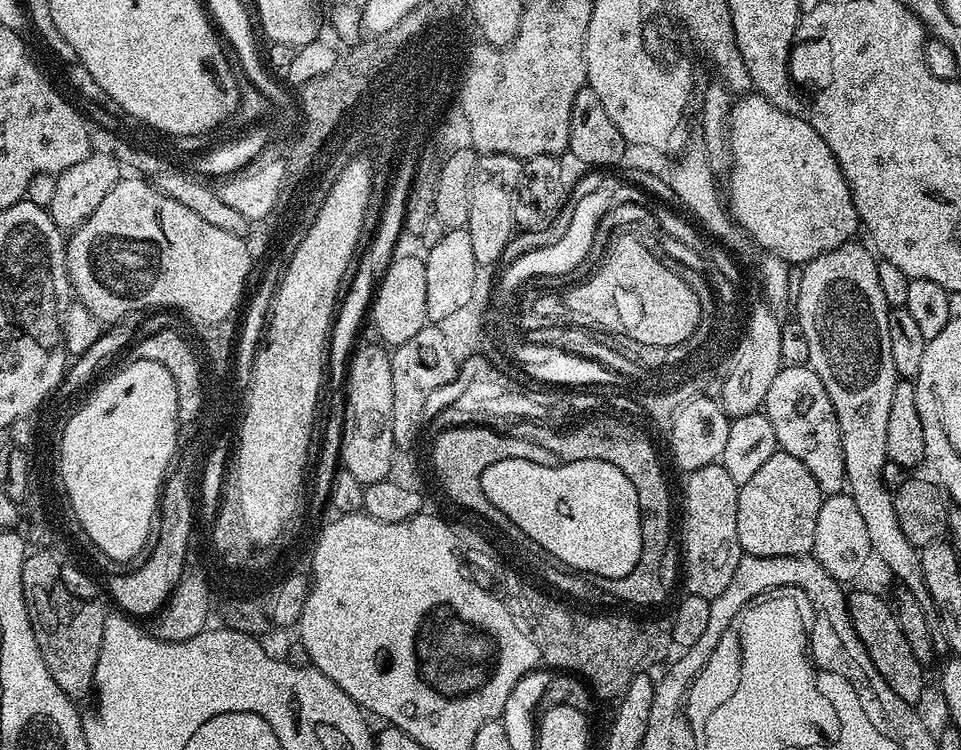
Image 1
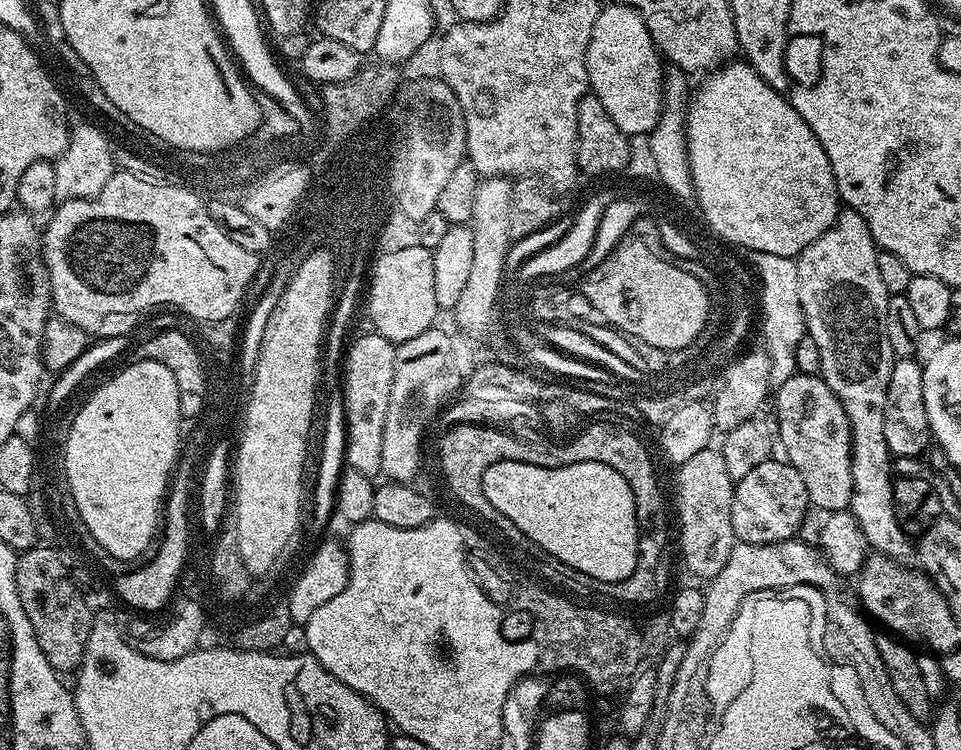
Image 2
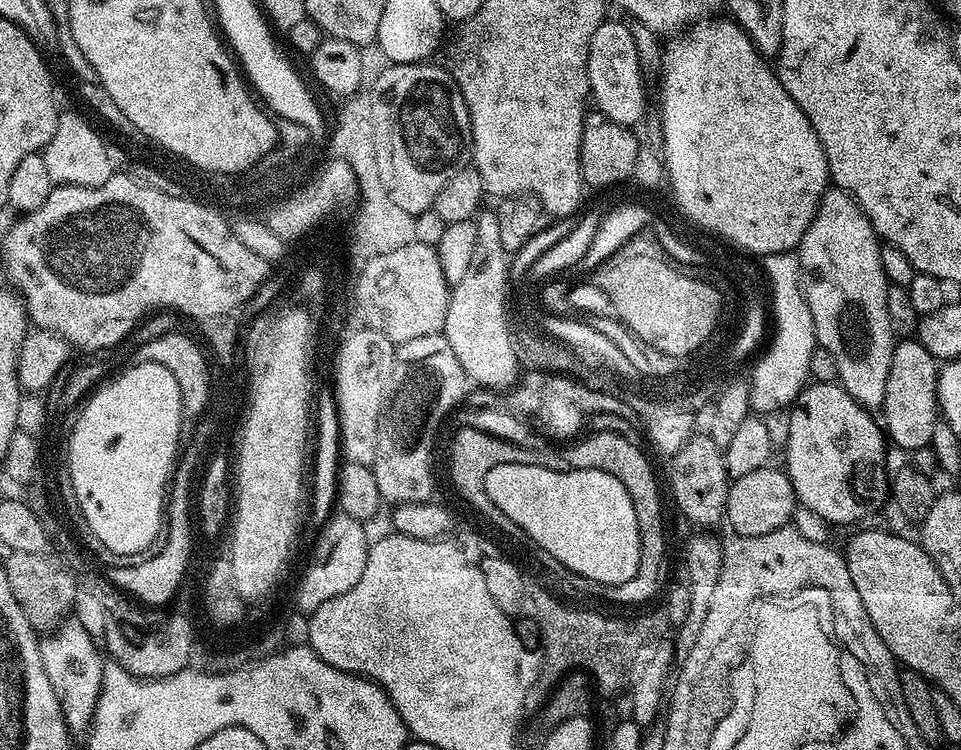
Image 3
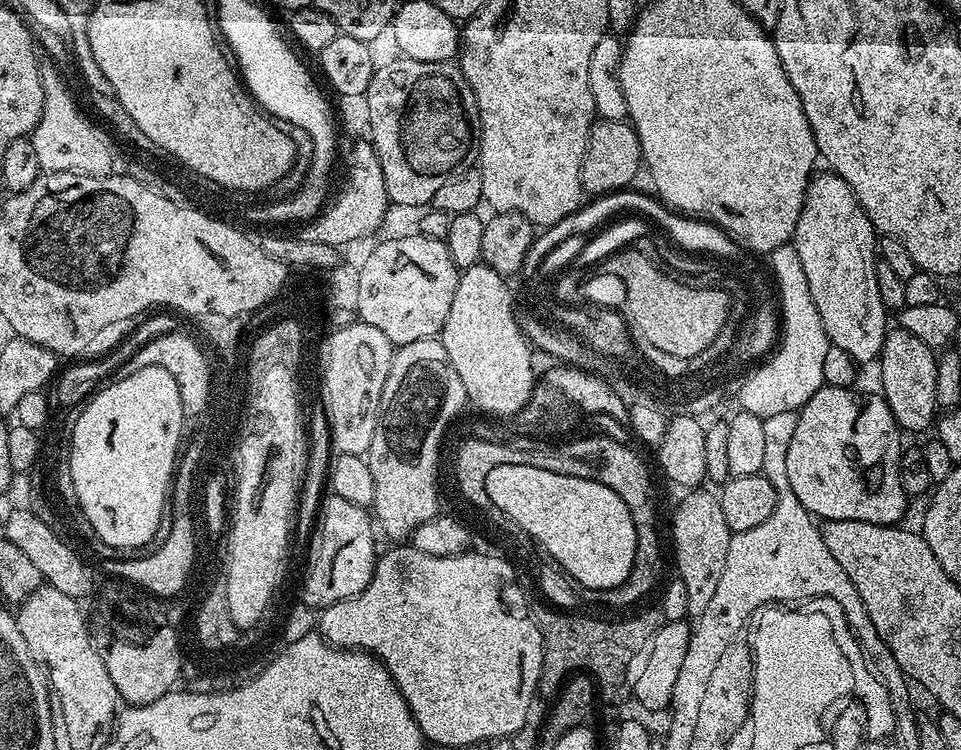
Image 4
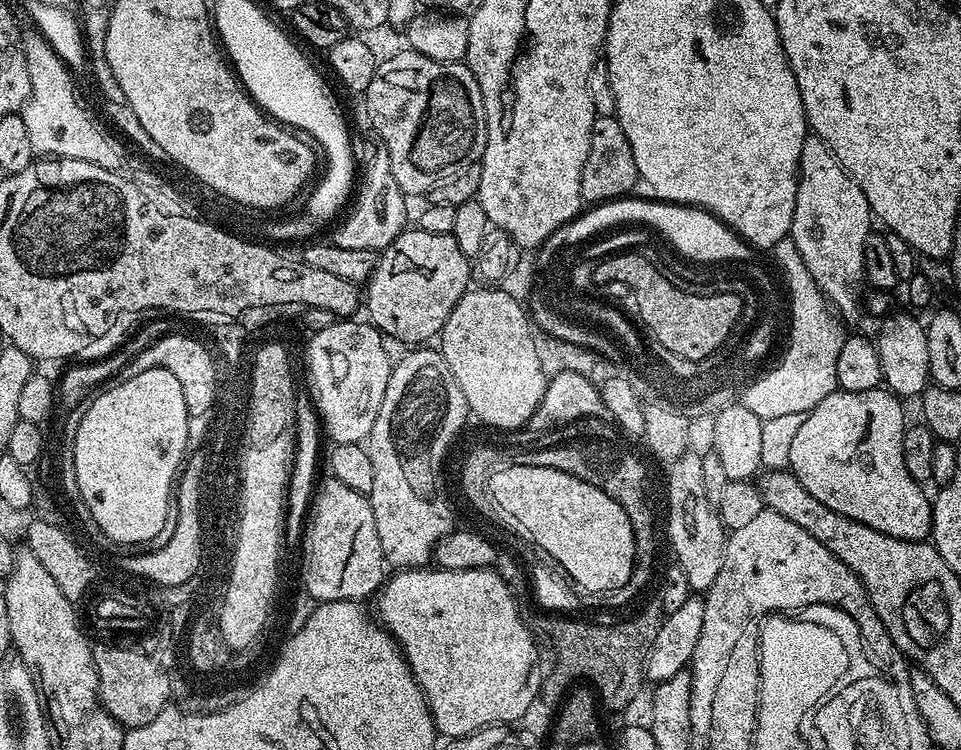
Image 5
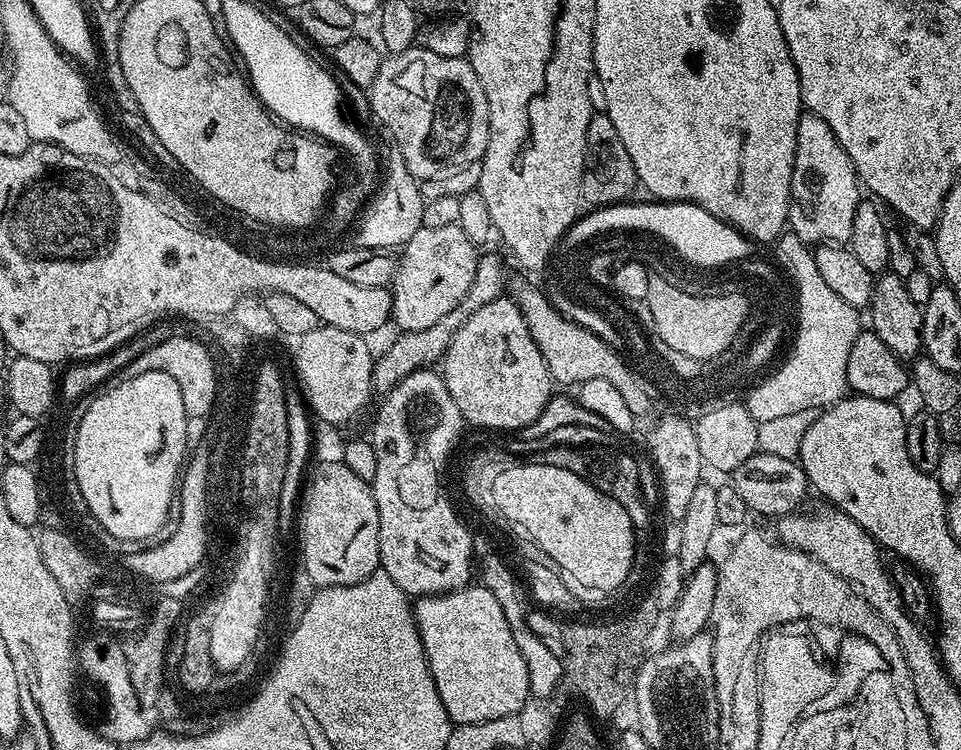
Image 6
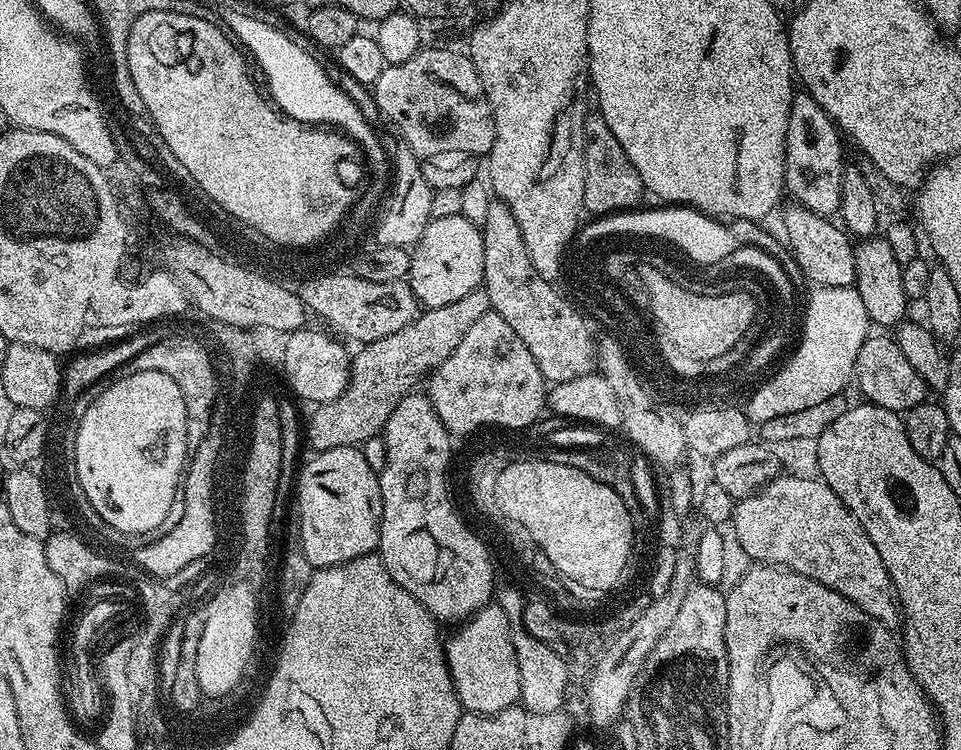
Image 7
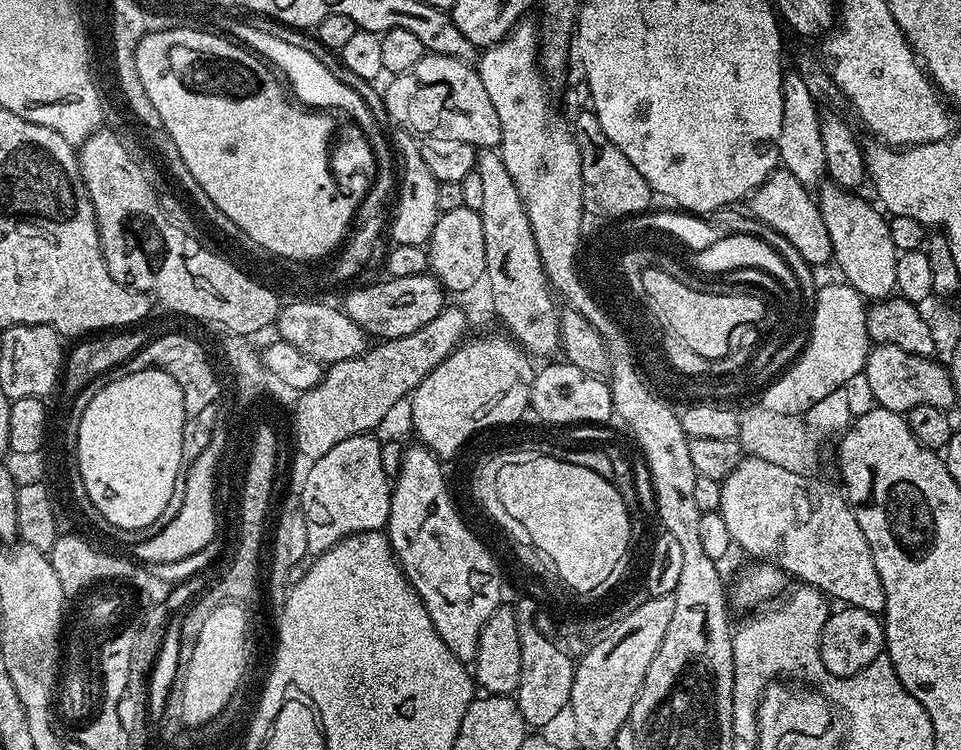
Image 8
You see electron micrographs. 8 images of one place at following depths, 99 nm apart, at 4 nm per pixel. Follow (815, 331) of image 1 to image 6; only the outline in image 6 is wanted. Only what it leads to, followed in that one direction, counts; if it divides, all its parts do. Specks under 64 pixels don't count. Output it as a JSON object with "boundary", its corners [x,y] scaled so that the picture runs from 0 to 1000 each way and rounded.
{"boundary":[[[847,152],[834,153],[828,180],[828,199],[826,200],[826,227],[822,243],[824,269],[820,273],[819,303],[842,328],[854,325],[877,327],[884,317],[884,301],[889,301],[889,280],[897,265],[897,247],[891,233],[891,223],[880,205],[880,200],[872,189],[868,173],[855,157]]]}

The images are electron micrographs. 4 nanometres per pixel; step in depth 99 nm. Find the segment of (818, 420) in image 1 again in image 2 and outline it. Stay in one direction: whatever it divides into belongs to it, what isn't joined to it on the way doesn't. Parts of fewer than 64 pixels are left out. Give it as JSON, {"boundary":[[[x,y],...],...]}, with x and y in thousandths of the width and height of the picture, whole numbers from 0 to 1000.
{"boundary":[[[827,499],[806,519],[805,533],[806,528],[810,592],[816,596],[815,607],[820,617],[826,621],[826,627],[830,627],[830,632],[835,632],[842,673],[846,679],[854,677],[857,685],[879,681],[887,671],[887,575],[880,547],[876,547],[876,536],[852,500]]]}

